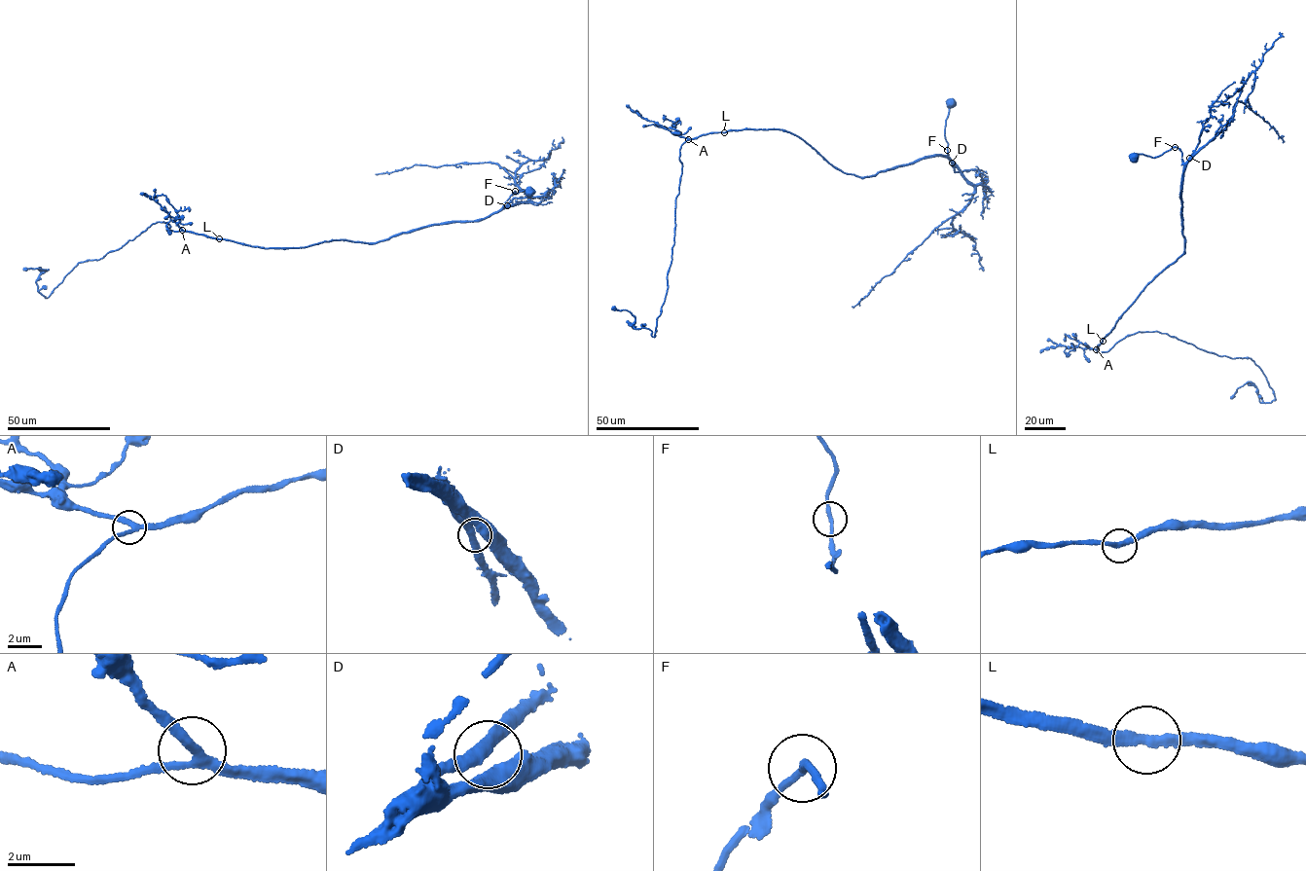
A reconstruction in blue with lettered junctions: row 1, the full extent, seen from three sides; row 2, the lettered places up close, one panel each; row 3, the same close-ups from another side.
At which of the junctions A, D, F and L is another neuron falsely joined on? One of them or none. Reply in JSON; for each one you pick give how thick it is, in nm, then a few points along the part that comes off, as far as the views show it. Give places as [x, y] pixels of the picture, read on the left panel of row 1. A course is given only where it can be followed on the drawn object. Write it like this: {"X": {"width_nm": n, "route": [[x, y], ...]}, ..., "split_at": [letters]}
{"split_at": []}

